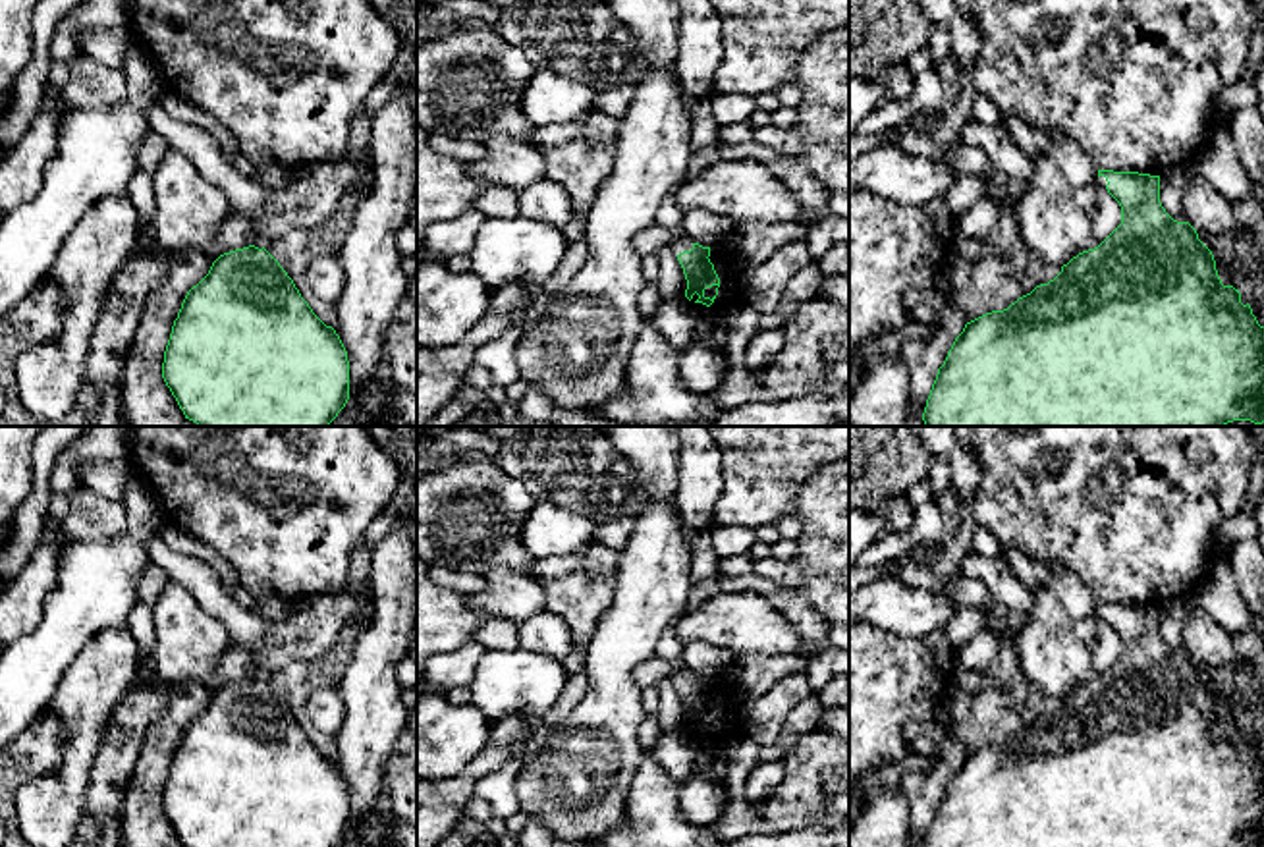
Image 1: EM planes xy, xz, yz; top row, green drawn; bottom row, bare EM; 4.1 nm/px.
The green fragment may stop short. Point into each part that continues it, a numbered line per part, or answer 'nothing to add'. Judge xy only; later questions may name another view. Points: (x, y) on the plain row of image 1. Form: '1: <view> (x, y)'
nothing to add

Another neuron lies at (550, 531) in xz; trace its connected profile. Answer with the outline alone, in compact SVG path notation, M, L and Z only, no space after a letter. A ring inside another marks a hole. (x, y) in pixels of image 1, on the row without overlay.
M536 502L519 529L519 542L535 560L554 560L594 544L598 523L560 507Z

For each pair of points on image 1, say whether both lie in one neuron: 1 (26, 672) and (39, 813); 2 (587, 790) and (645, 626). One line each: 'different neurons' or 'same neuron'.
1: different neurons
2: same neuron

